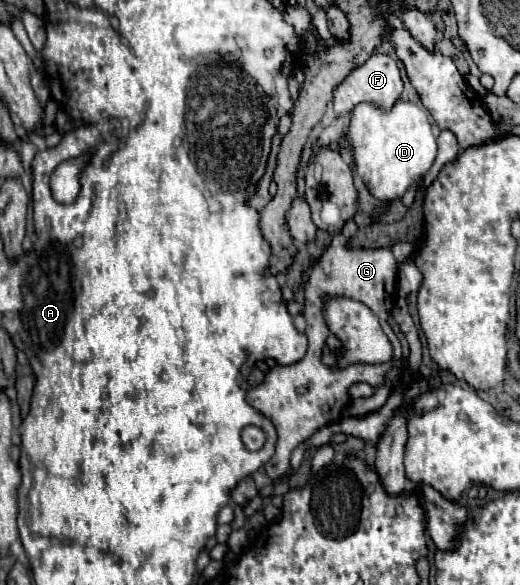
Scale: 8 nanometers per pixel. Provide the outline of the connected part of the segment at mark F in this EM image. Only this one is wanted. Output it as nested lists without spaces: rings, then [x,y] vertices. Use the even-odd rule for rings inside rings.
[[[373,53],[361,67],[355,67],[355,69],[335,87],[335,91],[333,91],[333,109],[335,109],[335,115],[351,113],[351,109],[353,109],[357,103],[361,103],[361,101],[369,101],[369,103],[373,103],[373,105],[391,109],[391,105],[401,97],[401,91],[403,91],[403,81],[401,81],[397,63],[395,63],[389,55]]]

